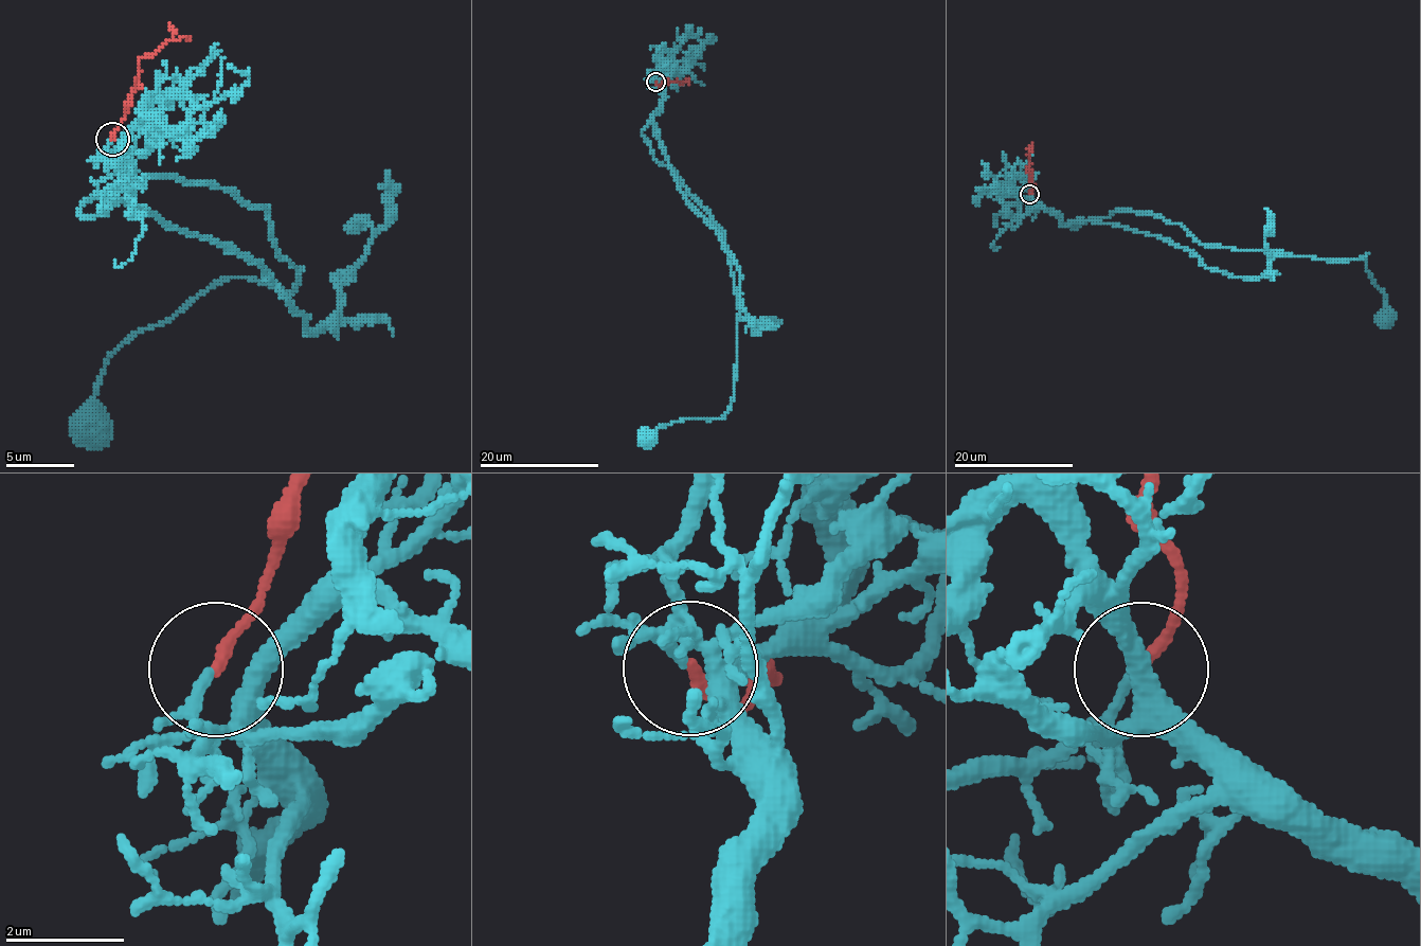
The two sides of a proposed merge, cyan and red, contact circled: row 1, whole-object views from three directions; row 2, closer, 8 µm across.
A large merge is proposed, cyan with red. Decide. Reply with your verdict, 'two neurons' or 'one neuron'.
one neuron

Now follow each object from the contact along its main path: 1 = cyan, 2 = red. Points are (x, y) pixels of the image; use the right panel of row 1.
1: (1030, 194), (1071, 227), (1113, 211), (1151, 212), (1204, 245), (1324, 260), (1366, 253), (1386, 328)
2: (1030, 194), (1032, 183), (1028, 149), (1031, 150)

